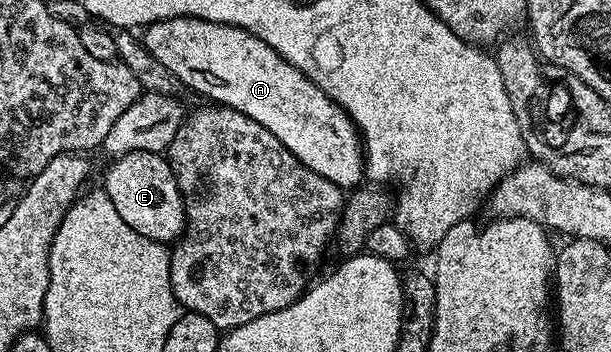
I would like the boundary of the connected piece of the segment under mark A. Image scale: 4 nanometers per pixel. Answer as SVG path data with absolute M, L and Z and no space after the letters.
M179 17L155 21L144 28L143 42L147 50L161 59L165 68L169 69L182 82L185 89L193 90L197 95L206 95L206 100L214 104L230 107L263 125L263 129L271 129L307 169L319 173L319 177L327 177L335 186L342 189L356 189L362 186L365 179L365 152L361 141L361 132L354 125L353 119L323 89L316 87L312 81L295 65L291 65L267 41L263 41L250 31L241 27L232 27L226 23L203 21L195 17Z

